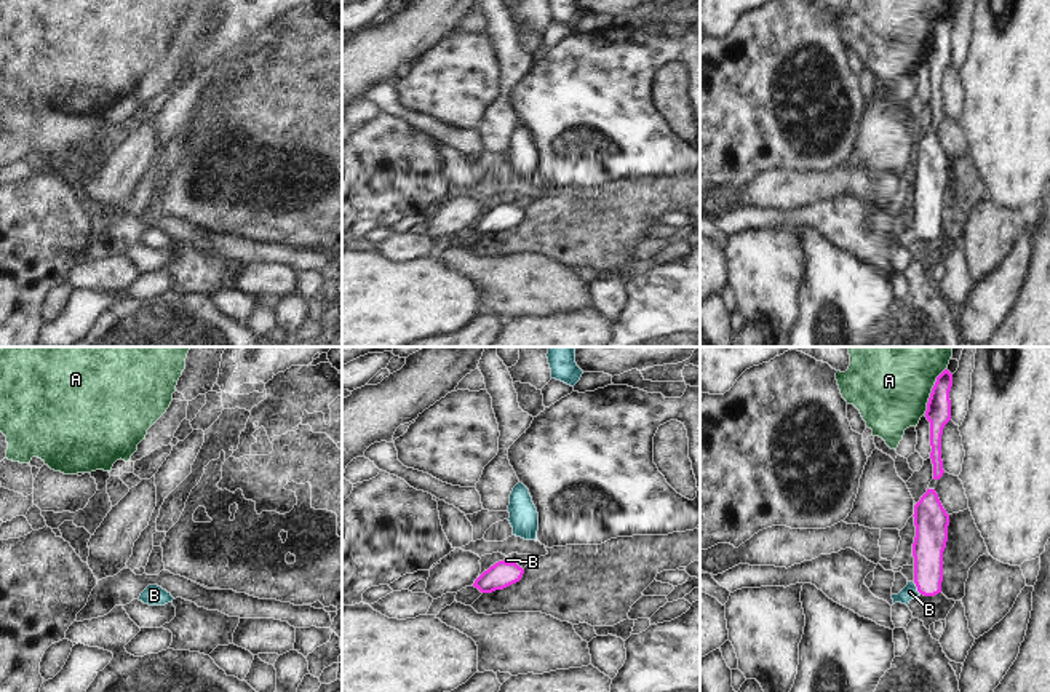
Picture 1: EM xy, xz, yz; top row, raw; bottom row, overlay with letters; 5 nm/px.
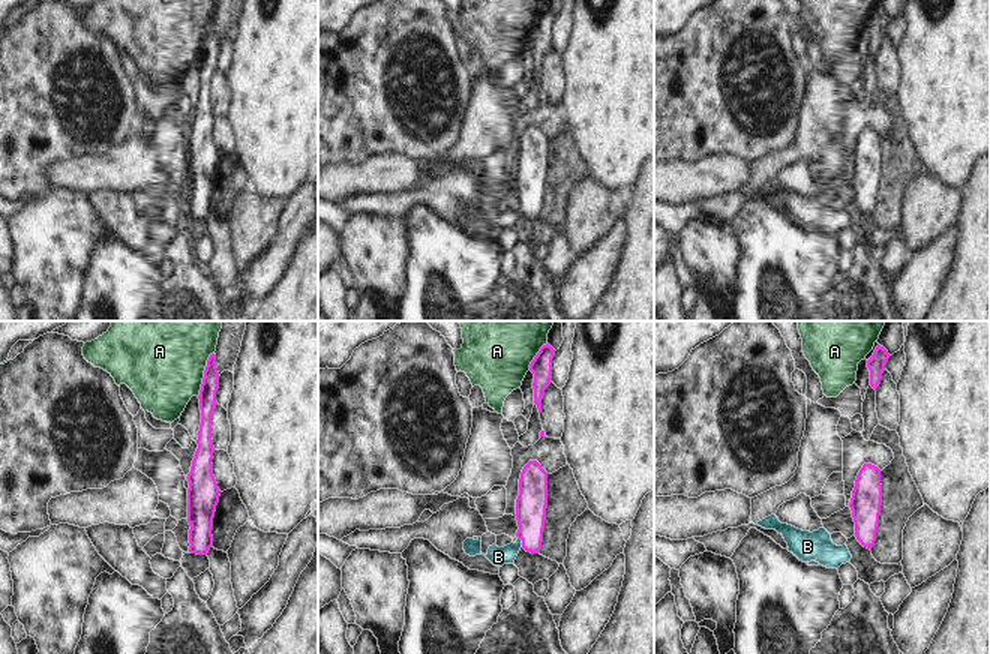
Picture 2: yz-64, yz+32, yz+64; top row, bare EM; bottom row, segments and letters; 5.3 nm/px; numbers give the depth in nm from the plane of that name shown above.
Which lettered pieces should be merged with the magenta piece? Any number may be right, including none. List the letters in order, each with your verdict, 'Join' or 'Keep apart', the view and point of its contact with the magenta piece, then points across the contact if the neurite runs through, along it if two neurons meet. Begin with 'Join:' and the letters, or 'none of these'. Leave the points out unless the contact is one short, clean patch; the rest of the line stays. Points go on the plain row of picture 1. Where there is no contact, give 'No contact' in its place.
Join: B
A: Keep apart. Touches magenta at yz (932, 32). Boundary: yz (946, 10), (937, 19), (924, 55)
B: Join. Touches magenta at yz (918, 230). Path across: yz (930, 182), (927, 221), (918, 230), (910, 234).

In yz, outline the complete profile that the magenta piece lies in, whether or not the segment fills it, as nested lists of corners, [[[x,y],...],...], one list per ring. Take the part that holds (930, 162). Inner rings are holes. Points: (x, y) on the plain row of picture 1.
[[[927,131],[914,147],[916,179],[913,185],[914,222],[892,237],[893,246],[909,246],[916,238],[941,235],[943,193],[948,184],[949,157],[943,150],[935,131]]]

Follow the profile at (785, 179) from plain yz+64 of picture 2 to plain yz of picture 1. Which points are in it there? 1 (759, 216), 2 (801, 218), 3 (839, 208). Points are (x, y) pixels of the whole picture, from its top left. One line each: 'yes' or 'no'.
1: yes
2: yes
3: yes

